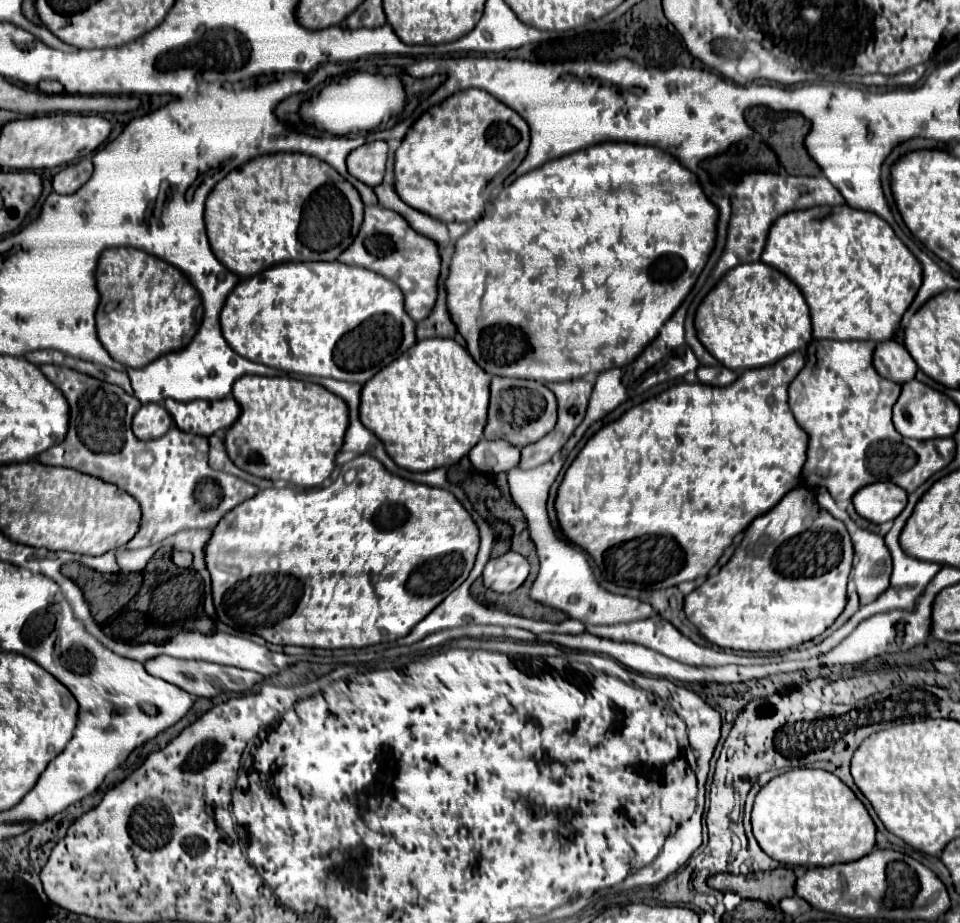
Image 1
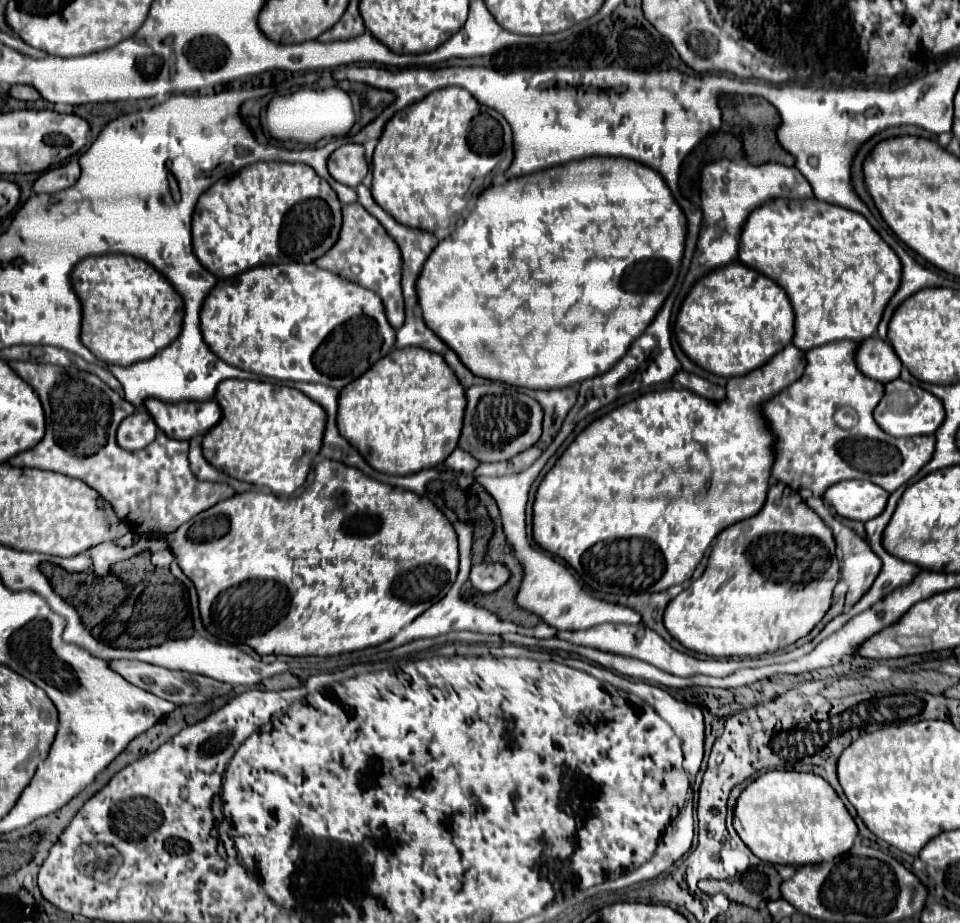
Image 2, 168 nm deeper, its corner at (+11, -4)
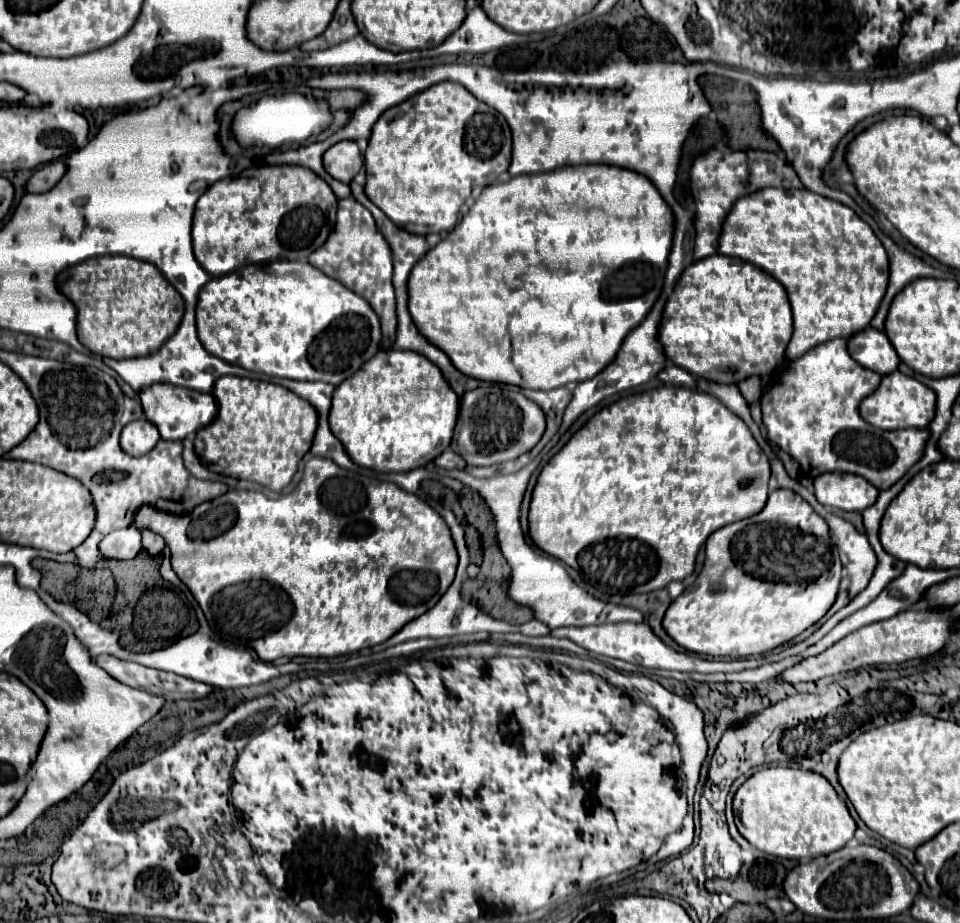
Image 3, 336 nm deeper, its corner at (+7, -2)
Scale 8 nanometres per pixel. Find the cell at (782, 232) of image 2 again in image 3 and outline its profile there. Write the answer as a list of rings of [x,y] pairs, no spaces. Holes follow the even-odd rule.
[[[767,188],[749,198],[741,198],[725,220],[721,234],[721,254],[741,258],[773,278],[777,278],[791,302],[793,310],[793,338],[787,346],[787,358],[797,360],[813,346],[833,338],[851,338],[865,330],[879,310],[881,298],[889,284],[889,254],[875,232],[849,206],[817,196],[809,190],[781,190]]]

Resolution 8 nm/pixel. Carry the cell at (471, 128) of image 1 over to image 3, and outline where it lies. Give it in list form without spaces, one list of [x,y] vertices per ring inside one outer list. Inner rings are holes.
[[[441,82],[383,112],[377,126],[373,126],[363,158],[367,172],[365,192],[369,200],[391,218],[391,222],[413,234],[441,234],[455,226],[463,202],[471,196],[475,166],[487,164],[497,166],[497,174],[507,172],[511,164],[511,128],[495,108],[479,102],[465,86],[457,82]]]

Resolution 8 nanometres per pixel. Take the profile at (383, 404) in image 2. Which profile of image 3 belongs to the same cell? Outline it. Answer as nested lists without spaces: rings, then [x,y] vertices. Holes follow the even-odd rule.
[[[385,350],[361,366],[349,382],[341,382],[333,394],[329,424],[355,464],[377,472],[409,472],[427,466],[441,456],[453,438],[459,414],[459,398],[447,384],[437,364],[413,350]]]

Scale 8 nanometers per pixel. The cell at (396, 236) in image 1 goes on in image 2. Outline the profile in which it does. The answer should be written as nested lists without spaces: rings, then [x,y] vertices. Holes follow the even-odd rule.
[[[359,202],[343,206],[343,226],[339,232],[339,240],[337,244],[333,244],[331,252],[321,256],[321,260],[315,260],[315,264],[323,270],[329,270],[341,278],[347,278],[355,284],[361,284],[363,288],[377,292],[389,324],[395,330],[401,328],[405,320],[401,294],[401,254],[385,228]]]

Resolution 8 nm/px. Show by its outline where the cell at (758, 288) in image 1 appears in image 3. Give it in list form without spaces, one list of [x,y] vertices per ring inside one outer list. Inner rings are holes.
[[[717,254],[687,266],[665,306],[659,340],[665,346],[667,358],[691,372],[719,384],[739,384],[747,376],[771,374],[785,356],[785,348],[793,334],[793,316],[785,288],[761,268]]]

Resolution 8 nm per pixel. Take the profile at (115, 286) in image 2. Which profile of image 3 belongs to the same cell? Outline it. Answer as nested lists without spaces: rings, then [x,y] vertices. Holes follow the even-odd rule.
[[[97,256],[57,276],[61,292],[77,306],[79,342],[99,356],[129,358],[157,352],[179,328],[185,312],[181,294],[151,264],[129,256]]]

